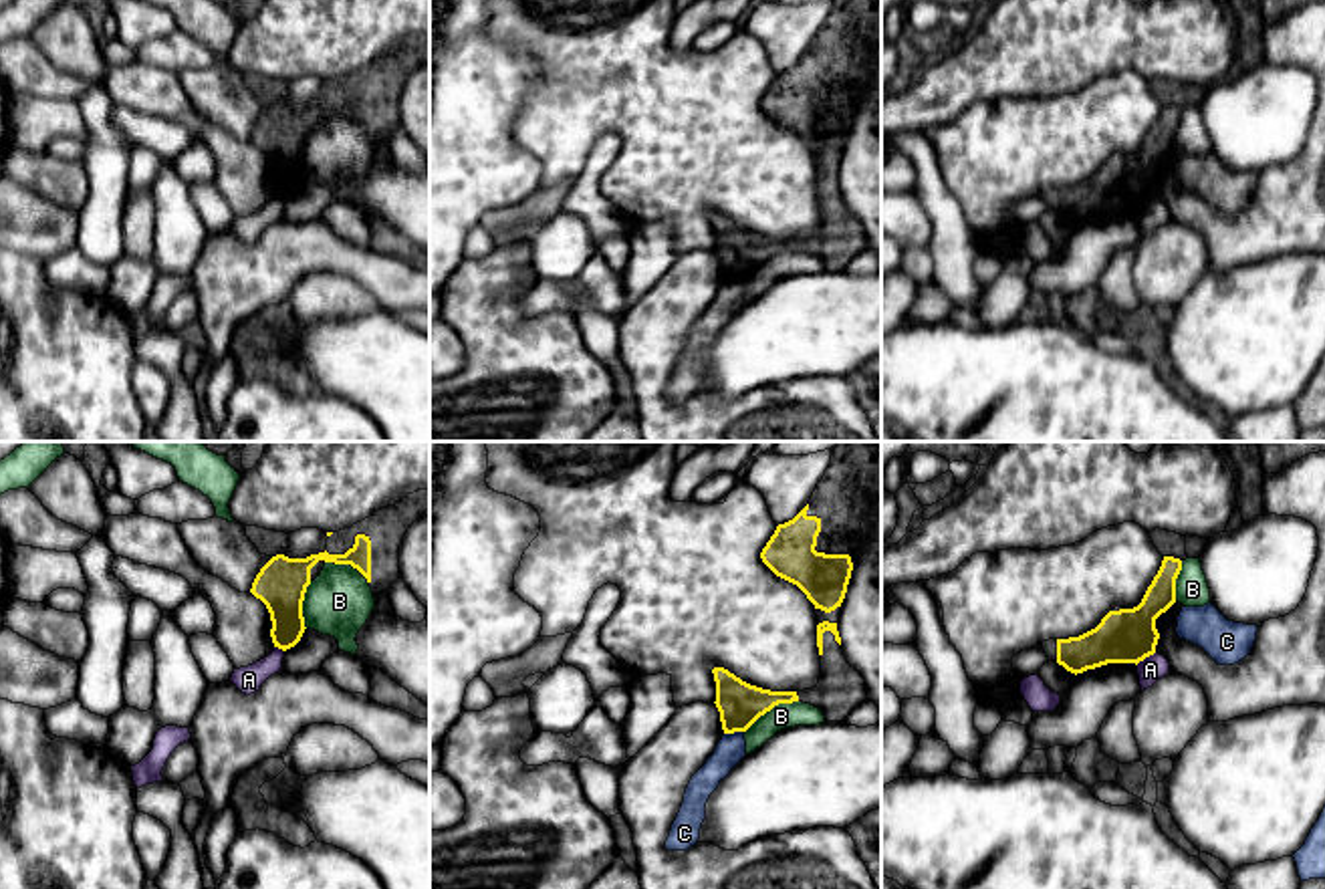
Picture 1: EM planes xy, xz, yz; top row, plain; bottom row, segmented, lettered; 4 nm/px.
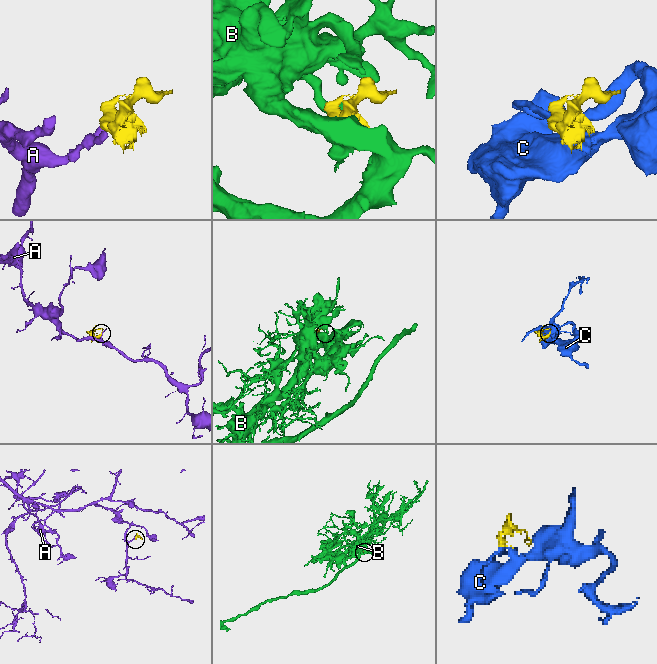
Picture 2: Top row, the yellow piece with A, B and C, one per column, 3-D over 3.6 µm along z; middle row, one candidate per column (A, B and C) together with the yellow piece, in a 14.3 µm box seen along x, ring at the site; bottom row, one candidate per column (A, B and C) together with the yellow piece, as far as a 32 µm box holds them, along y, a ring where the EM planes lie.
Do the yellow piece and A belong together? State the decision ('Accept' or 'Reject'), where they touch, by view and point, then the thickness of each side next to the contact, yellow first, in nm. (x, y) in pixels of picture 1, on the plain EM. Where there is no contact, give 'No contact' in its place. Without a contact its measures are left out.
Reject. Touches yellow at yz (1144, 206). Thickness 220 nm (yellow) against 100 nm

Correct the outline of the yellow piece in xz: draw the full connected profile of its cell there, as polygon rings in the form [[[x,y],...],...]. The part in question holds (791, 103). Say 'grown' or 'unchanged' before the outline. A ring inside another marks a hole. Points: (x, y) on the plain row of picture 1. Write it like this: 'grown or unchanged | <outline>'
grown | [[[831,0],[831,12],[809,52],[793,69],[776,75],[760,107],[815,153],[819,232],[803,240],[770,240],[714,216],[714,252],[724,282],[746,280],[778,252],[811,252],[827,270],[845,270],[867,248],[865,228],[843,204],[837,171],[853,101],[861,97],[861,71],[879,48],[881,0]]]

